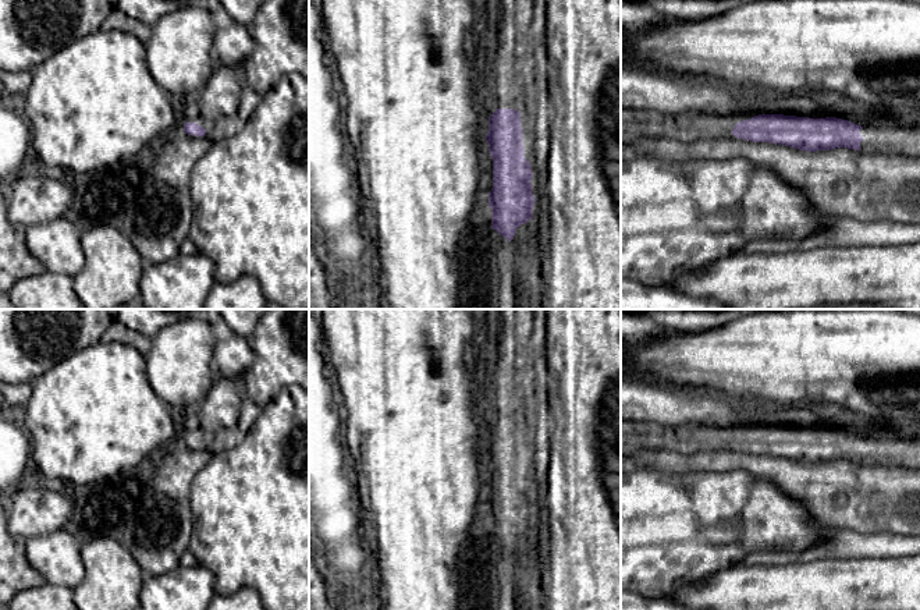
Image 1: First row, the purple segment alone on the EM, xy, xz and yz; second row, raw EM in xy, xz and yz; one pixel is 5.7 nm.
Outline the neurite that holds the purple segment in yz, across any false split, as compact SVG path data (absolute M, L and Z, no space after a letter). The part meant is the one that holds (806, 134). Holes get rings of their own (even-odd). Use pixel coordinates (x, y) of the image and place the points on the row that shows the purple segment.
M621 111L621 145L630 143L640 136L672 138L681 142L700 139L724 139L729 136L752 142L770 142L785 145L806 152L830 150L835 148L848 148L866 153L891 153L920 157L920 132L899 128L878 128L870 125L857 125L848 120L836 117L809 118L784 114L759 114L749 120L736 123L733 118L711 114L668 114L657 111Z

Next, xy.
M198 120L196 123L184 123L184 132L188 135L203 136L210 127L210 124L202 120Z

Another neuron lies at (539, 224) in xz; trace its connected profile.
M532 173L530 178L532 194L534 198L534 206L532 209L532 219L525 223L525 226L534 234L534 240L537 242L539 255L541 258L541 263L546 258L546 251L550 240L550 221L548 221L548 208L539 198L539 192L543 188L544 178L537 177Z

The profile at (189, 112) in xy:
M187 99L180 106L181 123L196 123L200 120L200 110L195 99Z

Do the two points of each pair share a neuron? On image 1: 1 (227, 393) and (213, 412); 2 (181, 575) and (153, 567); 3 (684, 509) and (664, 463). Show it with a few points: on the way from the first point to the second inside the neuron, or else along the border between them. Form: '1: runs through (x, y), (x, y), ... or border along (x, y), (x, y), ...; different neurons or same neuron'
1: runs through (226, 397), (217, 408); same neuron
2: border along (178, 564), (162, 574), (145, 575); different neurons
3: border along (638, 468), (656, 468), (675, 476), (702, 474); different neurons

